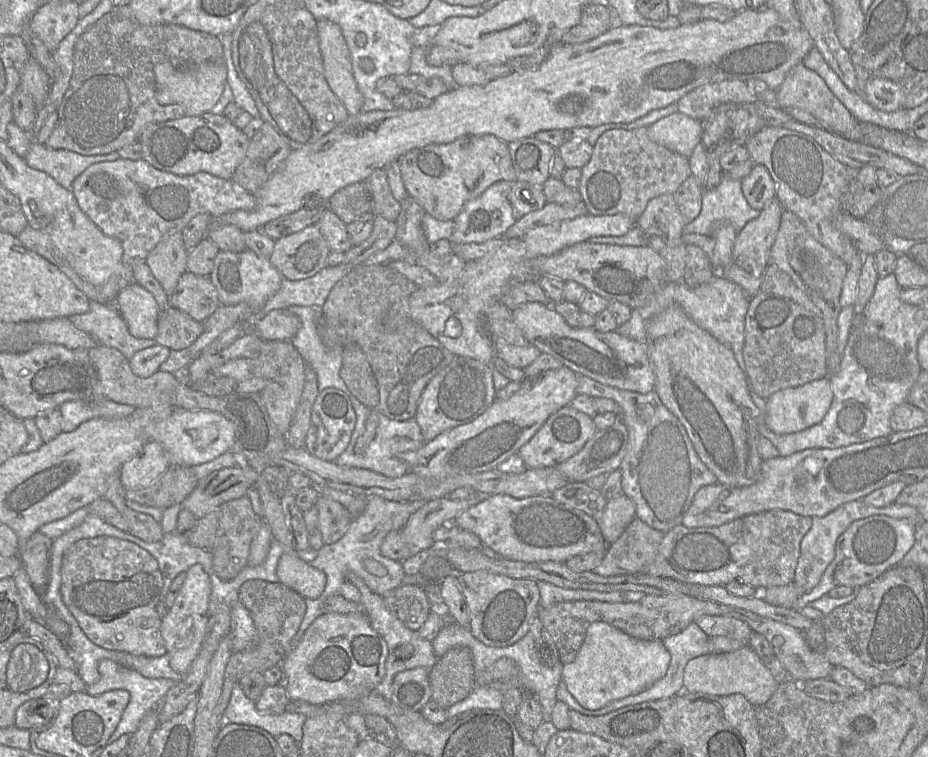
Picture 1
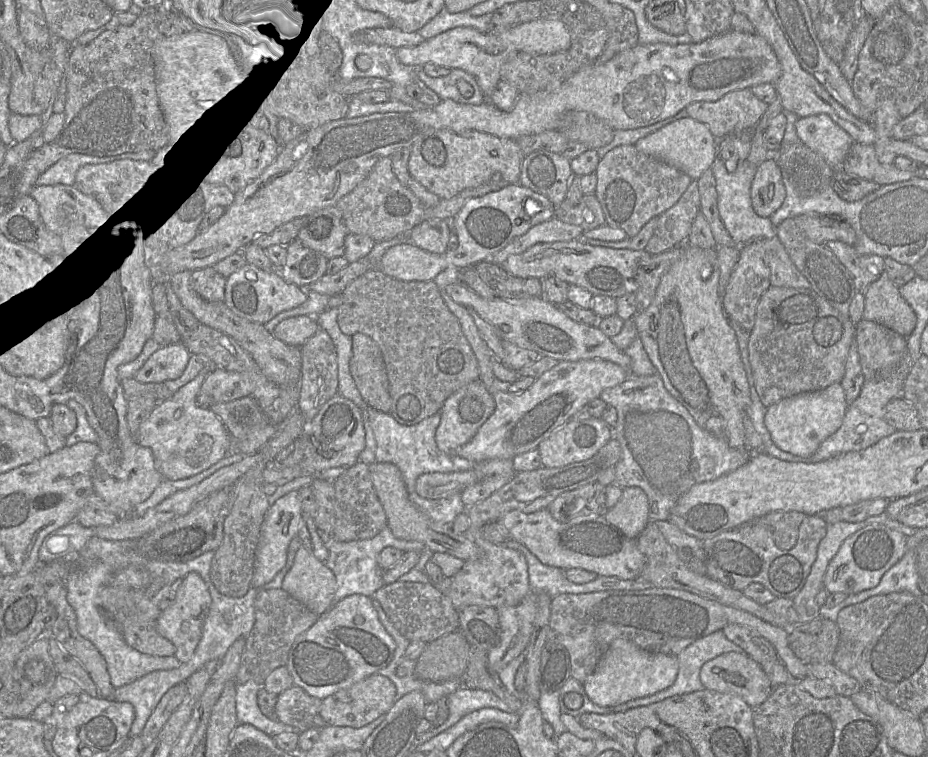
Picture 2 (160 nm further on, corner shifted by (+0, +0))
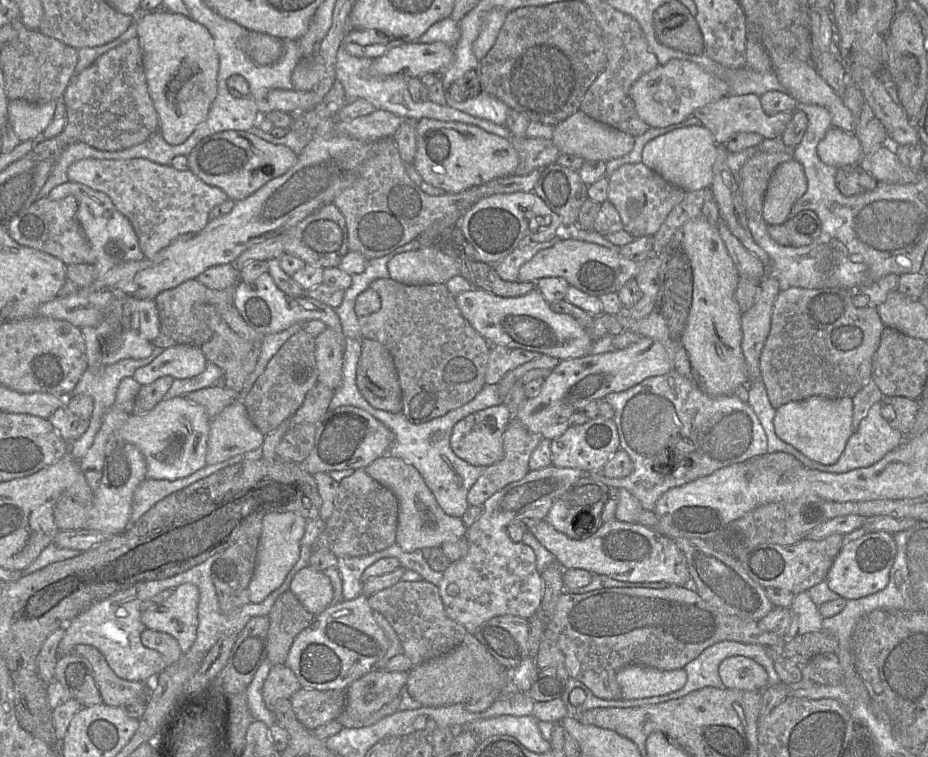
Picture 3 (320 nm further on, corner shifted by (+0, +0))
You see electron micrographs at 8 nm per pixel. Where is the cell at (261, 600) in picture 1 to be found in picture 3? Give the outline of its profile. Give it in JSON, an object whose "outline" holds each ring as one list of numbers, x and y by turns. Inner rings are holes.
{"outline":[[289,590,276,599,267,616,267,659,272,666,285,664,294,639,310,625,315,616]]}

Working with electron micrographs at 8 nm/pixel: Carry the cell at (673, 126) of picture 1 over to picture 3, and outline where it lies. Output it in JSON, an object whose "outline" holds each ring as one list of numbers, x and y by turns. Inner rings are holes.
{"outline":[[704,125,688,126,674,129,646,143,642,151,642,163,672,185,690,192,710,188,717,153,718,144,708,128]]}

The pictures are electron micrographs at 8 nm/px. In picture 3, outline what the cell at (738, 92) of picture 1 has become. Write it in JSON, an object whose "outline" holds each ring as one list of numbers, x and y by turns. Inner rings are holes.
{"outline":[[756,94,727,95,694,111,693,116,699,119,712,133,715,142,723,145,736,133,754,132,764,139,781,138,793,117,793,111,779,112,769,115,761,105]]}

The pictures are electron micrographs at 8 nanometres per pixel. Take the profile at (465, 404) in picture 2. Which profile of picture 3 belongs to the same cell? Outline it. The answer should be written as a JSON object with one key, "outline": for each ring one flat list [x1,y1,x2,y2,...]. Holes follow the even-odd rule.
{"outline":[[505,403,472,413,454,425,450,446,464,461,488,467,499,462,504,456,502,437,510,421,511,414]]}

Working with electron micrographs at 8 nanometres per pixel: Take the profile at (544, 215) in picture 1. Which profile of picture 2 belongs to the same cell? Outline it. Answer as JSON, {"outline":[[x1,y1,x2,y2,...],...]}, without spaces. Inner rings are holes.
{"outline":[[553,217,533,226,525,234,513,239,503,249,494,254,490,261,501,266,510,255,522,253,537,243,579,239,583,231,579,226,564,223]]}

